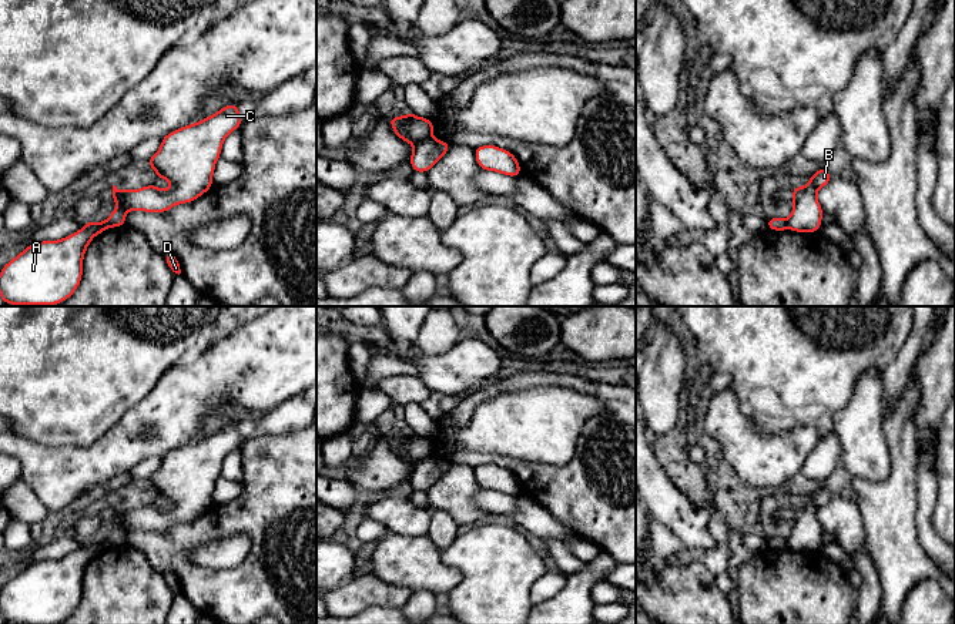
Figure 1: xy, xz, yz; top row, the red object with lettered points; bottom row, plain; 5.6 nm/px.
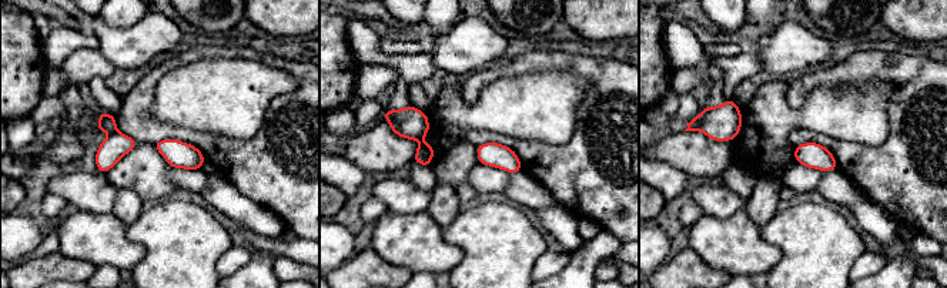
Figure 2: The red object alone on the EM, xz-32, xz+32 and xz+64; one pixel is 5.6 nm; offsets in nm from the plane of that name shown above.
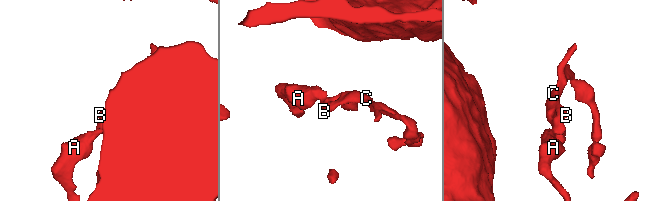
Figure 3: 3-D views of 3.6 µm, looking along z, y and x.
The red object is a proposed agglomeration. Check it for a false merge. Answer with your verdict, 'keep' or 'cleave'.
cleave

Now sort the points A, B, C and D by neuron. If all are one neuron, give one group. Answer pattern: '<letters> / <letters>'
A / B C D

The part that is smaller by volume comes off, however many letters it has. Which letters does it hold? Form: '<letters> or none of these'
B, C, D

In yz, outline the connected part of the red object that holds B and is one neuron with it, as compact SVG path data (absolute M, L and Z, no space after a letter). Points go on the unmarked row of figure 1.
M821 487L808 497L808 503L797 507L793 504L794 526L787 539L788 547L795 551L817 551L821 548L822 527L817 519L817 510L831 500L831 493Z

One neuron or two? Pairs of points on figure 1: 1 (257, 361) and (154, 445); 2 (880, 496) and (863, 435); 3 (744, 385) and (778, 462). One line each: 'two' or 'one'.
1: one
2: two
3: two

